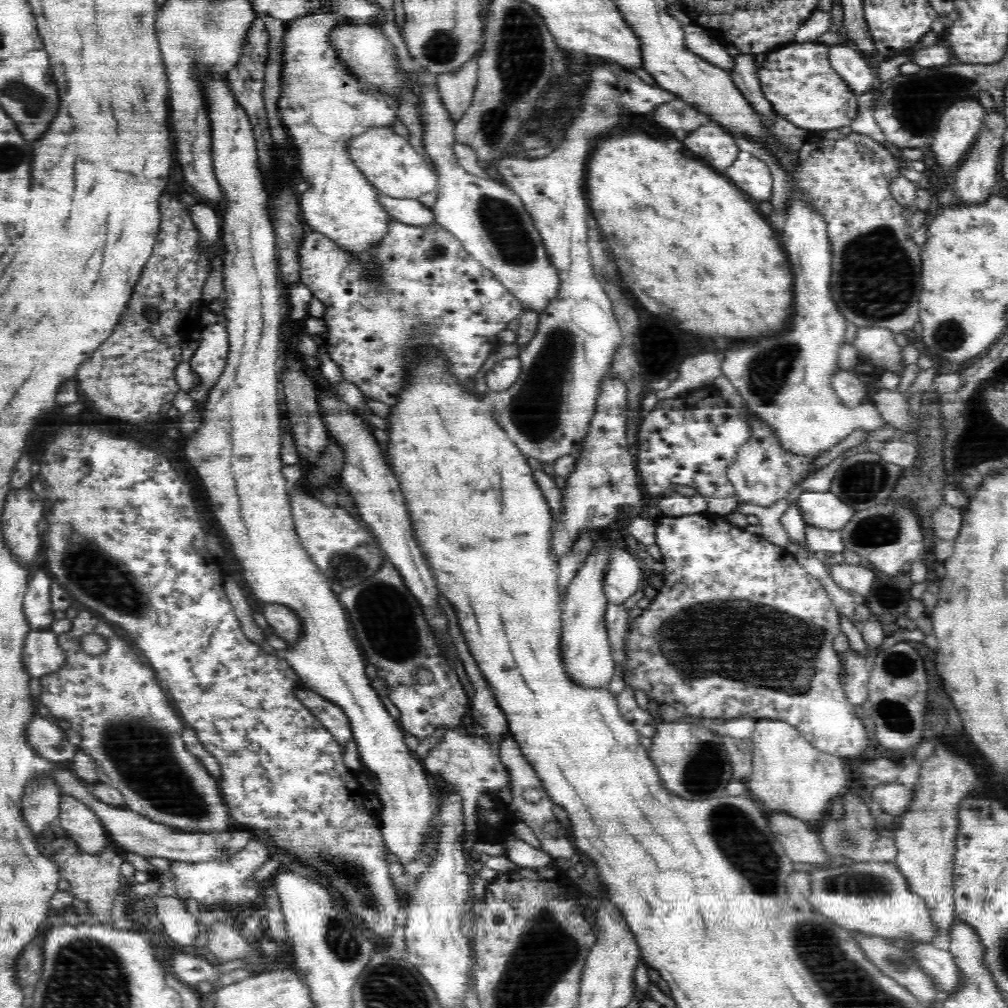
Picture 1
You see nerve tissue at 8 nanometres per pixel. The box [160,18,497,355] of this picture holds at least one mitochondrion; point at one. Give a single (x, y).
(442, 46)

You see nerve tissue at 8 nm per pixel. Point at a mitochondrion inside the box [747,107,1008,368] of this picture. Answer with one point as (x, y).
(874, 268)

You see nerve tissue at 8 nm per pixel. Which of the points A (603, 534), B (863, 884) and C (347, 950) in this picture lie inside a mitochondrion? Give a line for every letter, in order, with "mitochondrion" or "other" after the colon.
A: other
B: mitochondrion
C: mitochondrion

